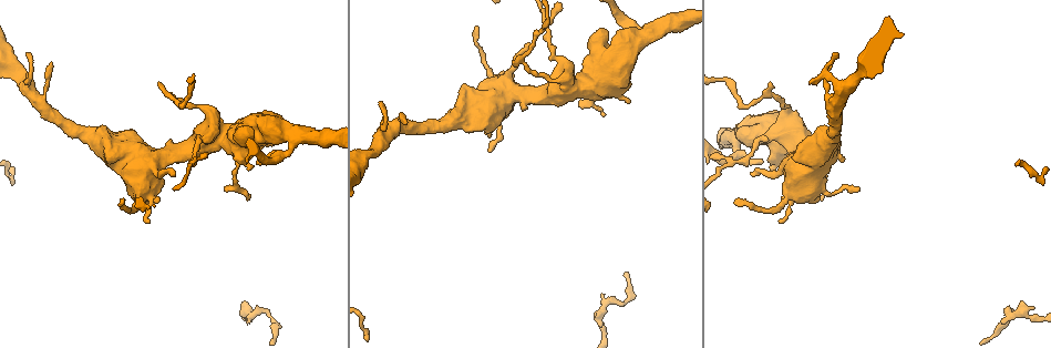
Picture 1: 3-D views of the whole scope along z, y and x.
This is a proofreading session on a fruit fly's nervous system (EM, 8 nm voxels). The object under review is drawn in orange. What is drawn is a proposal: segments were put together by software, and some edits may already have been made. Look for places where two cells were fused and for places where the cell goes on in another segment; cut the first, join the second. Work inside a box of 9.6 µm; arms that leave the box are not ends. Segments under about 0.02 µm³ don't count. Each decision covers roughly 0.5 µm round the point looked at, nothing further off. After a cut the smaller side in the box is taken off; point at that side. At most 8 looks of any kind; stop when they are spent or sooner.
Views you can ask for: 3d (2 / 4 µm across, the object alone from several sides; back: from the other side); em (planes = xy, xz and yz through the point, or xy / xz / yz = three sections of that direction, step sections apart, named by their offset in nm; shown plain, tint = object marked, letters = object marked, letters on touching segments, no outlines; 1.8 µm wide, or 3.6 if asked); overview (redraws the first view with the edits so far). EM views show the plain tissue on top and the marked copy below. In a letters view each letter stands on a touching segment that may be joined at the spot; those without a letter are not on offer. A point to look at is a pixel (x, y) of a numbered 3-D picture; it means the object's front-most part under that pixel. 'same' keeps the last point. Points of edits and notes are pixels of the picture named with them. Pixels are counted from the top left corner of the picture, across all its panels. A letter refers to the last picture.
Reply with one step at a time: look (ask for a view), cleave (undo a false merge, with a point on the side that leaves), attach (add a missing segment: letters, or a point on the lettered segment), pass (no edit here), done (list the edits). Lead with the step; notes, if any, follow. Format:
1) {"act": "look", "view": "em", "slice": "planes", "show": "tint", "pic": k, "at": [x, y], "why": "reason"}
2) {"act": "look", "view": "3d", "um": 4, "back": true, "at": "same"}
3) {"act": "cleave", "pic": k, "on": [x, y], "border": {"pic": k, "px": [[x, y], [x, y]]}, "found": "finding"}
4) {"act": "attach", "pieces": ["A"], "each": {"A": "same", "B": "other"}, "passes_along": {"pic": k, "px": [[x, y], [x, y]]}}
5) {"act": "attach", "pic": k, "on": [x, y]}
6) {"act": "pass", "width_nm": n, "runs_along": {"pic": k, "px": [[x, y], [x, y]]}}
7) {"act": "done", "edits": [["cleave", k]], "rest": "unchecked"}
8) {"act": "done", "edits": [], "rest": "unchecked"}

{"act": "look", "view": "3d", "um": 2, "pic": 1, "at": [823, 199], "why": "free end"}

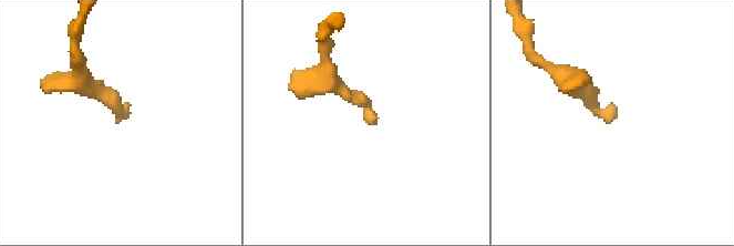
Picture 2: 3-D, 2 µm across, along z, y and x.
{"act": "look", "view": "em", "slice": "planes", "show": "letters", "pic": 2, "at": [368, 124]}

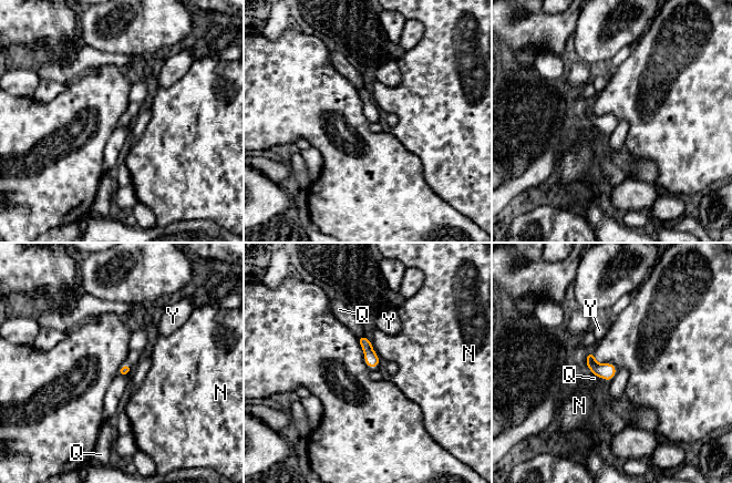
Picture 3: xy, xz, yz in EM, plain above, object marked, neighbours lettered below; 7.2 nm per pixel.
{"act": "pass", "each": {"N": "other", "Q": "other", "Y": "other"}, "border": {"pic": 3, "px": [[370, 341], [372, 350], [380, 360]]}, "found": "no lettered segment goes on from it"}

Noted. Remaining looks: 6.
{"act": "look", "view": "em", "slice": "planes", "show": "letters", "pic": 1, "at": [173, 174], "why": "free end"}

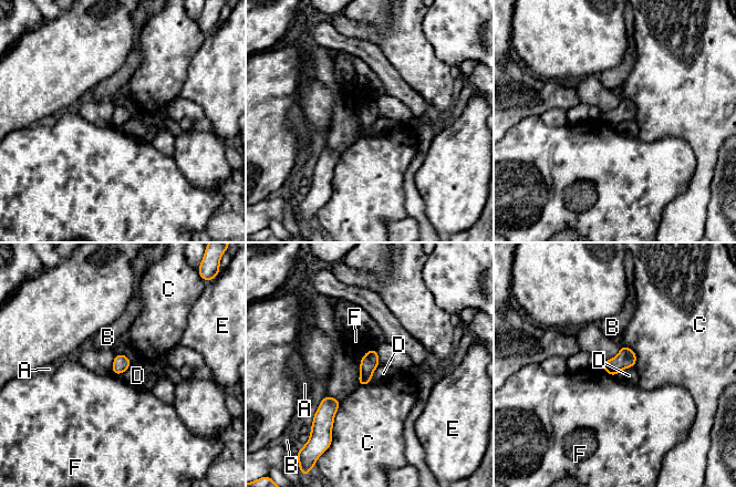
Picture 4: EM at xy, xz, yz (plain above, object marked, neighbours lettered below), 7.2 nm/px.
{"act": "pass", "width_nm": 120, "each": {"A": "other", "B": "other", "C": "other", "D": "other", "E": "other", "F": "other"}, "border": {"pic": 4, "px": [[634, 365], [623, 368], [615, 376]]}, "found": "no lettered segment goes on from it"}

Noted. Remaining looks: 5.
{"act": "look", "view": "3d", "um": 4, "back": true, "pic": 1, "at": [525, 64], "why": "sharp bend"}

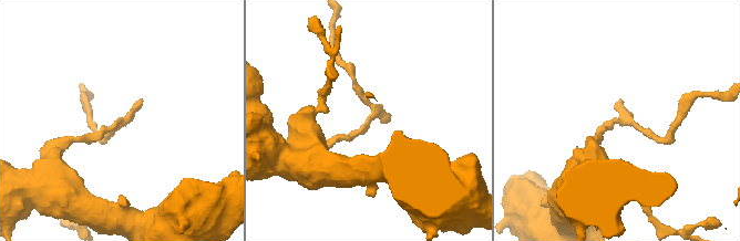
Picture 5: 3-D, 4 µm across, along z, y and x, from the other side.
{"act": "look", "view": "em", "slice": "planes", "show": "letters", "pic": 5, "at": [119, 123]}

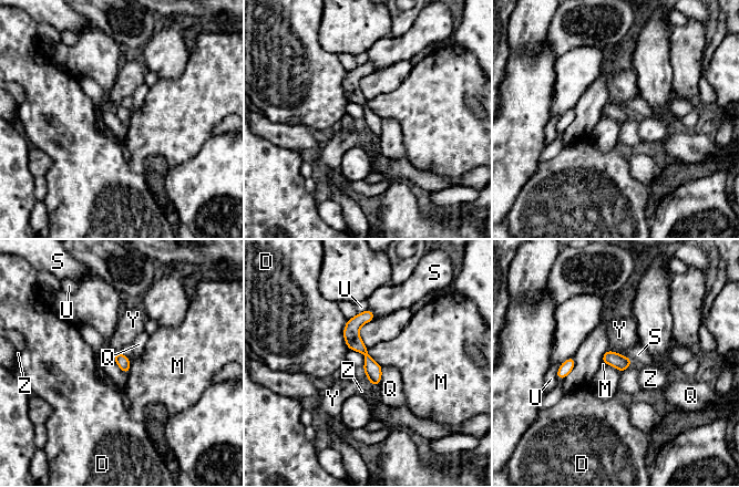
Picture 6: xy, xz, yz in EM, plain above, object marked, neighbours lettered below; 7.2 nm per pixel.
{"act": "pass", "width_nm": 90, "each": {"D": "other", "M": "other", "Q": "other", "S": "other", "U": "other", "Y": "other", "Z": "other"}, "border": {"pic": 6, "px": [[368, 349], [368, 353], [381, 366]]}, "found": "one cell here"}

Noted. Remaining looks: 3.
{"act": "done", "edits": [], "rest": "unchecked"}

